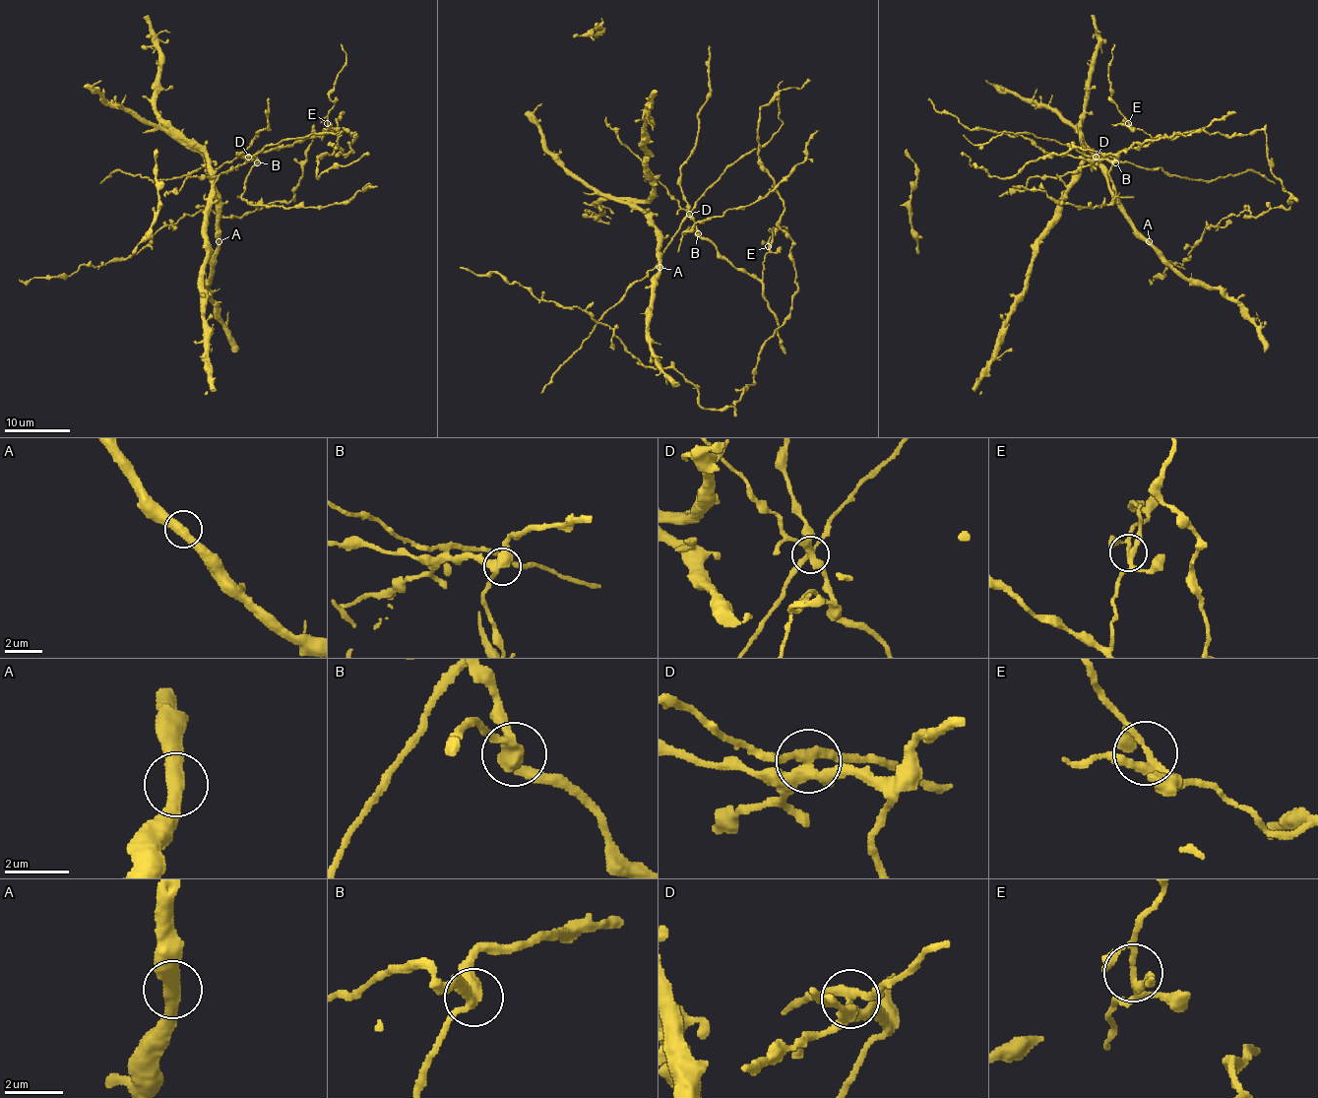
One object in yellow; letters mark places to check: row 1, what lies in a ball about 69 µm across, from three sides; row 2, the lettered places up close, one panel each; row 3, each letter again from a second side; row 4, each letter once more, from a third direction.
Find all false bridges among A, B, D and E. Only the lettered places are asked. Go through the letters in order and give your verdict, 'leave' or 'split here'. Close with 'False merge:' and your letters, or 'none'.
A: leave
B: leave
D: split here
E: leave
False merge: D

